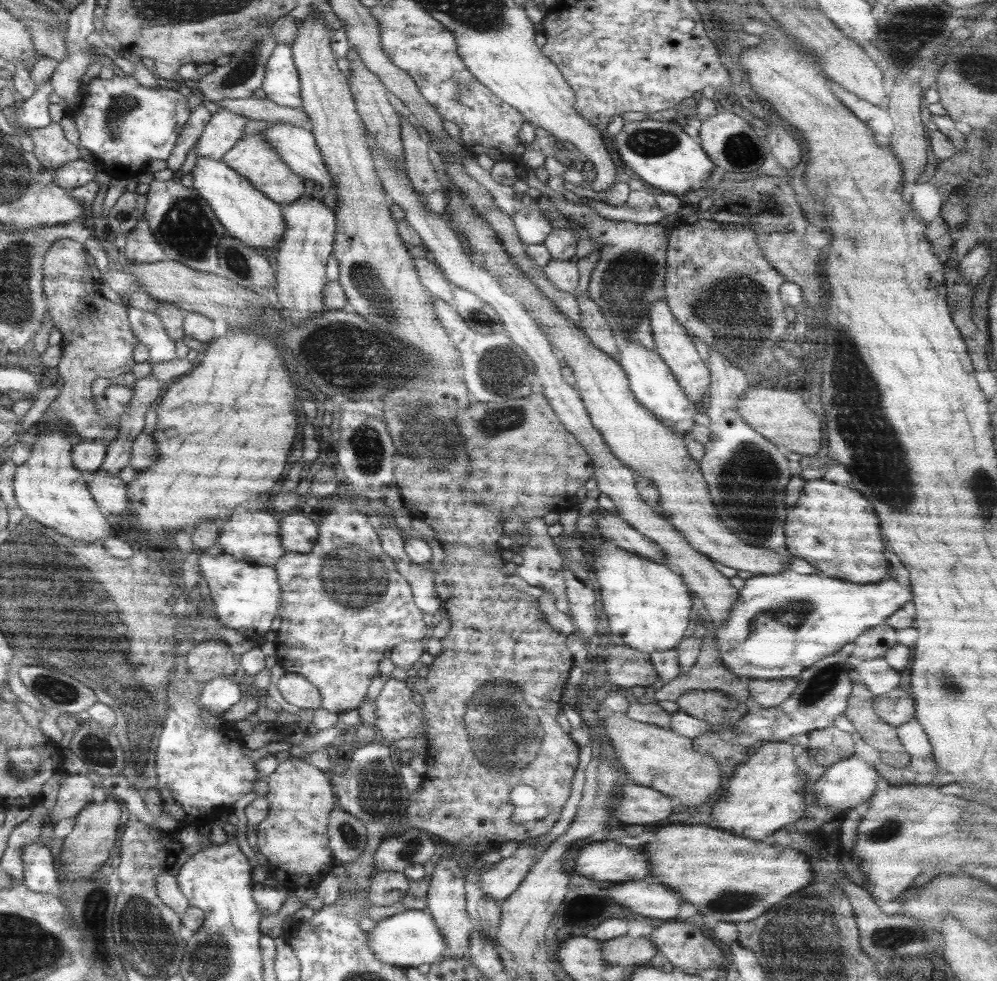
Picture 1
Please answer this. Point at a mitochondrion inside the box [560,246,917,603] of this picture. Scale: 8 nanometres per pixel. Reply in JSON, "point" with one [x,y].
{"point":[736,302]}

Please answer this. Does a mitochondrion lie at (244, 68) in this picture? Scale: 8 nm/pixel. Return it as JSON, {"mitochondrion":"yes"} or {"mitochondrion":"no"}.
{"mitochondrion":"yes"}

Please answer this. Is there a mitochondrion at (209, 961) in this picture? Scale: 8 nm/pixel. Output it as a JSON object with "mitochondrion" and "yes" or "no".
{"mitochondrion":"yes"}

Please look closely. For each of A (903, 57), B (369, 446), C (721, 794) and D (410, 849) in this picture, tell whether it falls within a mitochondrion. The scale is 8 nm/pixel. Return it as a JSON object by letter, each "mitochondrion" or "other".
{"A":"other","B":"mitochondrion","C":"other","D":"mitochondrion"}

